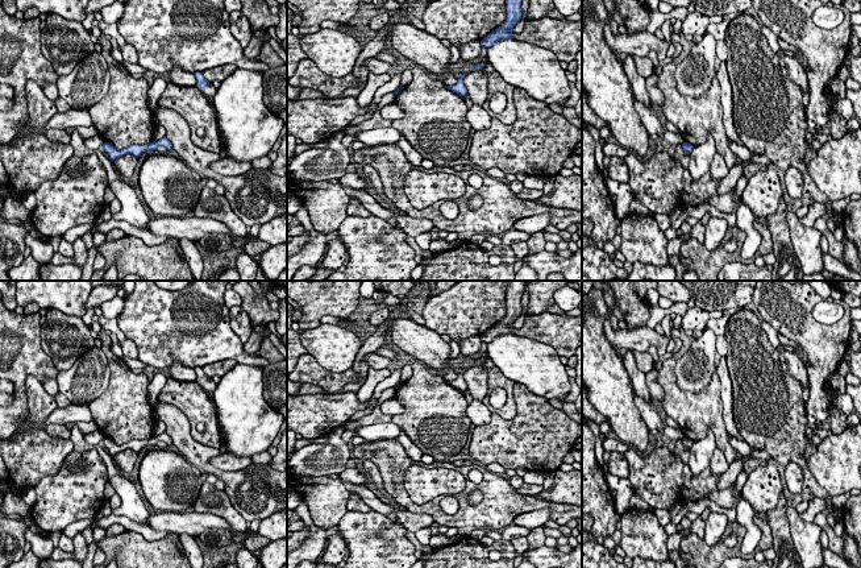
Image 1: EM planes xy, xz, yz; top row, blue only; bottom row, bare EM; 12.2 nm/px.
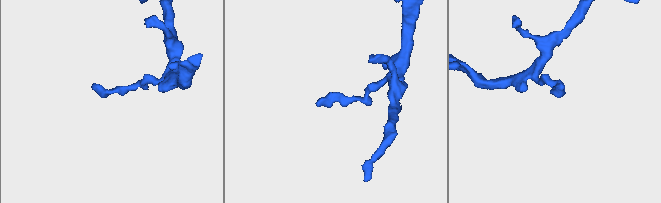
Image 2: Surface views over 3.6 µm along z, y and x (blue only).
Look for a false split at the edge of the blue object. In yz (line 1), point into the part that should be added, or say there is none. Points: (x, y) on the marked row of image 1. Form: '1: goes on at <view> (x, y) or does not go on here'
1: does not go on here

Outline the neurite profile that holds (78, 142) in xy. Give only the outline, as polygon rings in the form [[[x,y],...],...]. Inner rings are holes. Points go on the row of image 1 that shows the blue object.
[[[74,130],[71,133],[70,145],[74,148],[74,156],[96,154],[99,157],[100,162],[103,163],[104,169],[107,170],[108,185],[118,178],[118,174],[113,169],[113,162],[109,158],[107,158],[100,149],[97,149],[97,150],[88,149],[86,146],[86,138],[83,138],[78,130]]]

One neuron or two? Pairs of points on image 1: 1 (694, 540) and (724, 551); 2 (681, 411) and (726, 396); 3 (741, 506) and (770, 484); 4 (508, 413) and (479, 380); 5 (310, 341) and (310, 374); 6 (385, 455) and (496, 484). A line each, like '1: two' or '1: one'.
1: one
2: two
3: two
4: two
5: two
6: one

